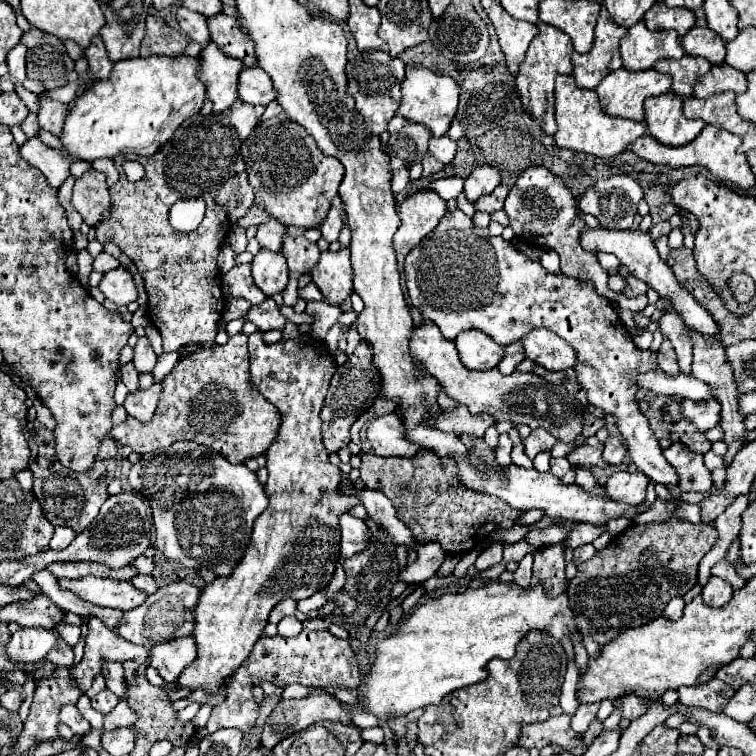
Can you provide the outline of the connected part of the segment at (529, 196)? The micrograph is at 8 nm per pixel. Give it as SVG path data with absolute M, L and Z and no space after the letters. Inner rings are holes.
M531 167L523 171L515 181L515 185L509 189L503 209L509 217L509 227L515 231L519 239L531 241L533 245L541 243L541 247L549 247L559 253L563 273L567 277L573 277L579 281L591 281L599 295L615 301L621 309L627 309L633 313L645 309L647 305L645 295L639 299L627 299L625 295L611 291L607 285L607 271L599 265L597 253L589 253L581 249L579 233L585 229L585 223L577 217L577 201L569 193L569 189L563 185L563 181L559 181L551 171L547 171L545 167ZM541 207L543 207L543 213L541 213Z

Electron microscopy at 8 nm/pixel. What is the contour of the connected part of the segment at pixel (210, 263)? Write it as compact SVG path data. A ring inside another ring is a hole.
M197 113L195 117L189 117L187 121L183 121L183 125L179 125L179 129L171 137L171 141L167 141L167 145L163 145L163 149L159 149L159 153L155 153L155 157L135 159L133 155L119 155L113 159L117 171L121 173L121 179L111 187L113 209L111 209L109 219L101 221L95 227L97 241L101 241L101 243L115 241L119 245L119 249L139 269L139 273L145 281L147 295L149 295L151 323L159 329L159 333L163 337L163 351L177 351L181 345L191 343L191 341L209 343L209 341L213 341L213 337L219 331L217 323L219 323L221 311L223 311L223 293L221 293L221 279L217 279L219 277L217 255L219 255L219 247L221 247L223 239L227 237L231 225L229 225L225 209L215 201L215 195L219 193L223 181L227 181L235 173L233 165L237 161L239 147L241 147L241 139L237 137L237 131L231 127L227 113L211 113L211 115L205 115L205 119L201 113ZM127 159L135 159L145 167L145 177L141 181L131 183L125 177L121 165ZM191 197L203 199L207 203L207 213L195 231L179 233L169 225L169 209L179 199L191 199Z

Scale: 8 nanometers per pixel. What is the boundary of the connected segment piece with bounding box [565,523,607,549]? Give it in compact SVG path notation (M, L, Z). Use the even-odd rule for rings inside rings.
M577 523L577 525L571 529L569 537L565 539L565 545L571 547L571 549L577 549L577 547L583 545L583 543L593 543L605 529L607 529L607 527L593 527L593 525L589 525L589 523Z

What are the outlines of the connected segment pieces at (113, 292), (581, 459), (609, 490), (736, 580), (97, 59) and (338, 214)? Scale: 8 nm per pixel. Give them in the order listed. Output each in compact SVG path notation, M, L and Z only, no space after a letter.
M125 267L107 271L99 283L99 291L115 305L127 305L129 301L137 299L137 289L135 289L133 277Z
M589 437L583 445L575 447L567 459L573 467L583 467L583 469L593 469L593 467L607 467L607 463L602 457L603 444L597 441L597 437Z
M615 471L605 485L605 493L613 499L613 501L621 501L627 505L639 505L645 501L645 489L647 489L649 479L645 477L645 473L635 471Z
M723 559L723 561L719 561L717 565L713 565L711 575L715 575L715 577L721 577L721 579L729 581L733 589L741 589L741 587L745 585L745 581L735 573L735 567L733 567L729 561L725 561L725 559Z
M99 35L91 39L91 45L85 49L85 57L89 61L89 73L91 73L91 79L93 81L109 79L113 61L107 57L105 45L103 45L103 41L101 41Z
M331 207L325 221L321 223L321 235L331 243L337 241L341 229L343 229L343 211L339 207Z

